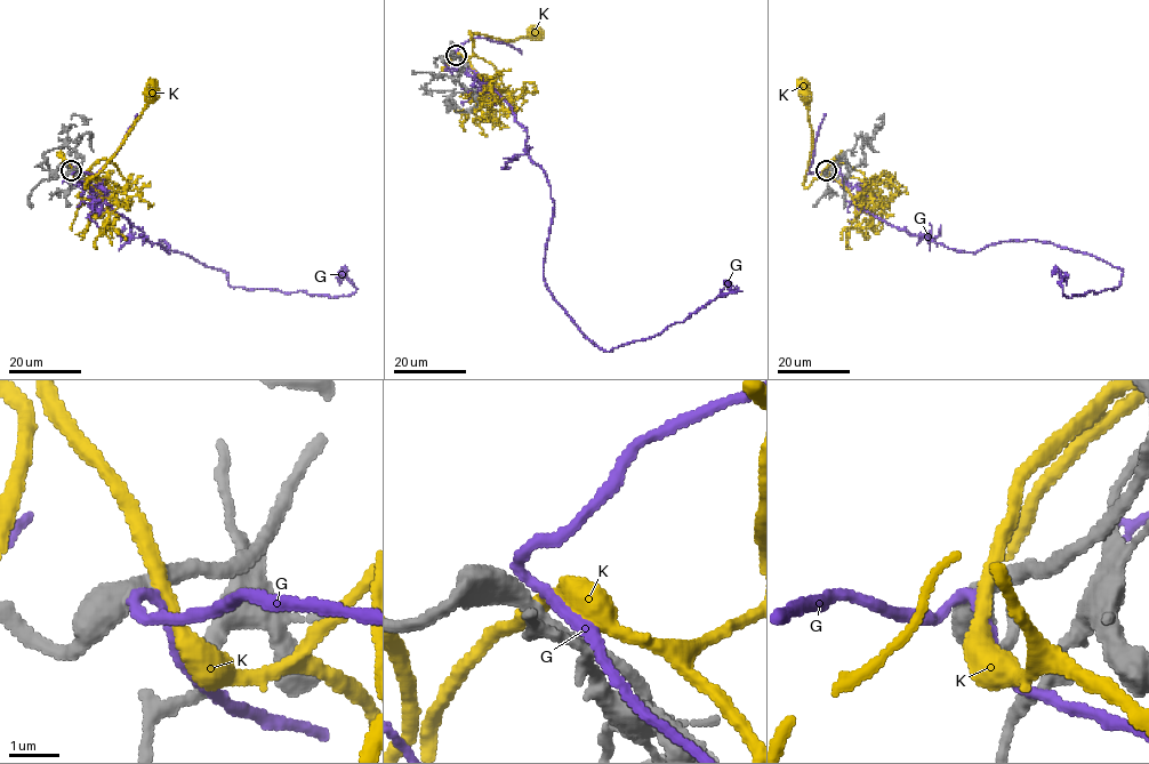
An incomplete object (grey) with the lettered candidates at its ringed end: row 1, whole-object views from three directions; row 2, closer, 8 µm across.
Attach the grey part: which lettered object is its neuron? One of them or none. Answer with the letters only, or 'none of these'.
K

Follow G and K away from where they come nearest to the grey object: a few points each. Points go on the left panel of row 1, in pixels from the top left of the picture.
G: (70, 171), (151, 242), (170, 251), (160, 240), (226, 272), (233, 287), (352, 295), (356, 288), (339, 274)
K: (71, 169), (77, 177), (88, 169), (86, 187), (86, 183), (119, 146), (152, 96)

